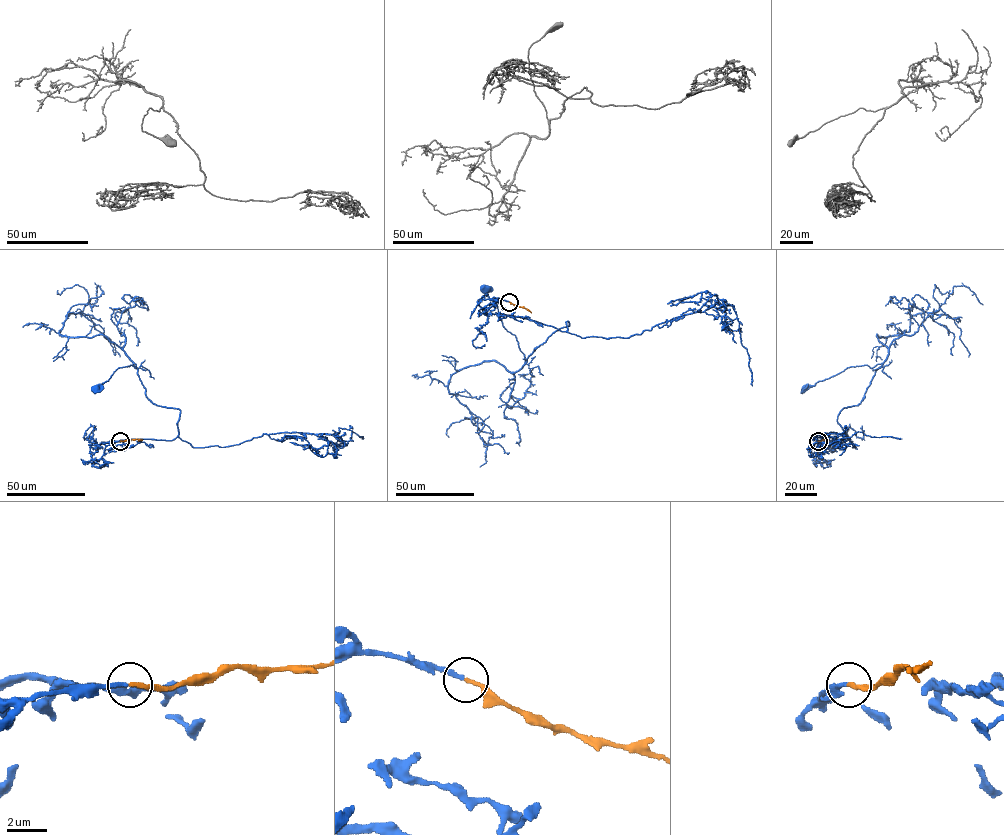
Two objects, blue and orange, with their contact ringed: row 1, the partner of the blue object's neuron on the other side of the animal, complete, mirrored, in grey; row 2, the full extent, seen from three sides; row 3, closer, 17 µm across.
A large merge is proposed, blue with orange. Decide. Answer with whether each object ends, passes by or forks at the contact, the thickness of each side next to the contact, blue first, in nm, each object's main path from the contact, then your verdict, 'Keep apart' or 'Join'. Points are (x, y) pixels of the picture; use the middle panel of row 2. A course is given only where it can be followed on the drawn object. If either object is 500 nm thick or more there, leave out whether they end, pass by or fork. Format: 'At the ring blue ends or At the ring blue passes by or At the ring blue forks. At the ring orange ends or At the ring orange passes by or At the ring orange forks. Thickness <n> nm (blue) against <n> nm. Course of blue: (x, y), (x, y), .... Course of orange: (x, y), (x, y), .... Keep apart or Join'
At the ring blue ends. At the ring orange ends. Thickness 180 nm (blue) against 180 nm. Course of blue: (509, 302), (494, 300), (490, 312), (563, 331), (569, 325), (523, 366), (516, 337), (484, 289). Course of orange: (509, 302), (531, 312). Join

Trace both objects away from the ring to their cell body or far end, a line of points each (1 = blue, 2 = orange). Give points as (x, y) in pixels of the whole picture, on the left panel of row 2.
1: (120, 441), (174, 439), (180, 410), (147, 398), (136, 364), (119, 367), (95, 389)
2: (120, 441), (142, 440)

